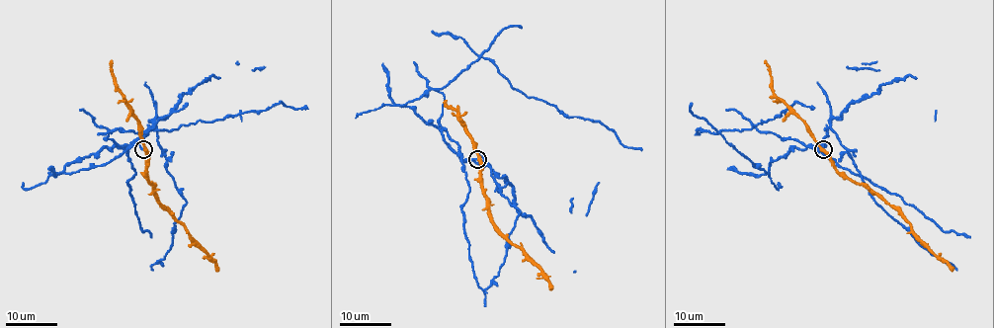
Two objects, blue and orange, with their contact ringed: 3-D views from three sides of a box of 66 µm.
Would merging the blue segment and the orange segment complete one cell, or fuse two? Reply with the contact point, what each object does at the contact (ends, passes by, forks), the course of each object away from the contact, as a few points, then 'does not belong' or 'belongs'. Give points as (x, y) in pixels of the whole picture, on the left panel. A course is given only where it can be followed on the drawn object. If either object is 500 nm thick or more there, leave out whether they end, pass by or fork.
(143, 149) | blue ends | orange passes by | blue via (144, 150), (136, 140), (103, 147), (64, 172), (105, 166), (148, 131), (265, 111), (280, 102), (308, 109) | orange via (144, 150), (146, 179), (153, 185), (154, 197), (215, 263), (218, 271) | does not belong

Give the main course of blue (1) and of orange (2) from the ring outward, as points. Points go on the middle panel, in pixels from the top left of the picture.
1: (478, 159), (463, 160), (442, 131), (398, 105), (482, 56), (516, 90), (599, 120), (623, 146), (642, 150)
2: (478, 159), (488, 217), (540, 270), (552, 287)

